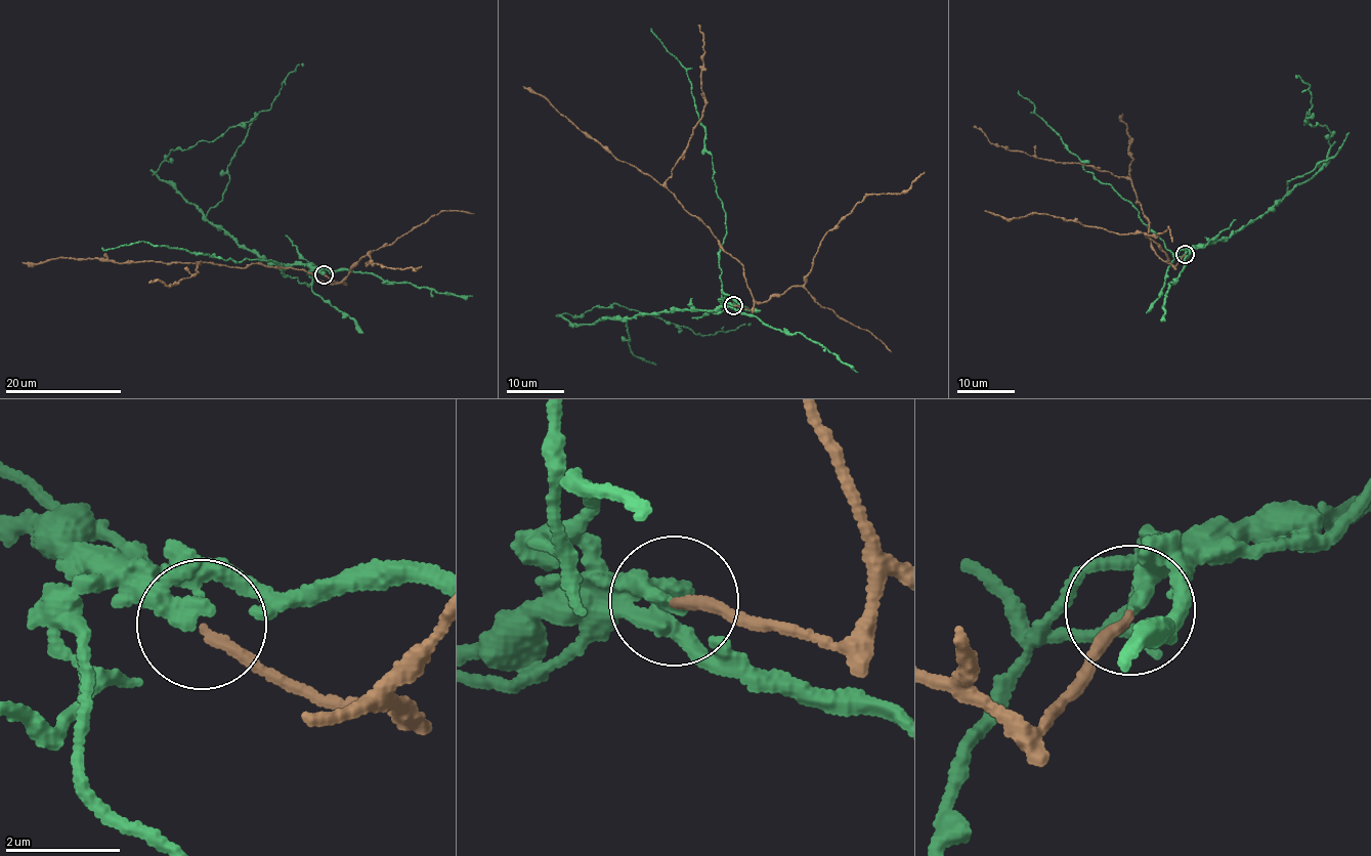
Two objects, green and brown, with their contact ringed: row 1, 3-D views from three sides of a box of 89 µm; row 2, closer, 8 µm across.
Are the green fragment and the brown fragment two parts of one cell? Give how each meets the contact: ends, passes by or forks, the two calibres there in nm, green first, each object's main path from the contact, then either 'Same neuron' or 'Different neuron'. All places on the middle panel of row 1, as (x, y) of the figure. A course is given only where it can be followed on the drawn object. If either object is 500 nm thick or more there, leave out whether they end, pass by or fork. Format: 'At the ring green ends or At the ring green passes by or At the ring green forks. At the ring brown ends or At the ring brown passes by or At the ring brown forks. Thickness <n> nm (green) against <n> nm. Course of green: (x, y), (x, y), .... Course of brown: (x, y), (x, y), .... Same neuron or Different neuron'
At the ring green ends. At the ring brown ends. Thickness 340 nm (green) against 170 nm. Course of green: (733, 304), (581, 326), (561, 315), (618, 303), (697, 334), (751, 325). Course of brown: (733, 304), (750, 309), (752, 292), (741, 263), (708, 227), (666, 187), (615, 159), (523, 86). Different neuron

